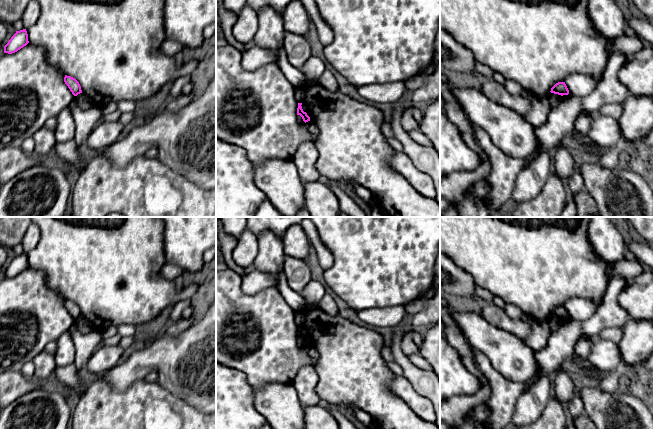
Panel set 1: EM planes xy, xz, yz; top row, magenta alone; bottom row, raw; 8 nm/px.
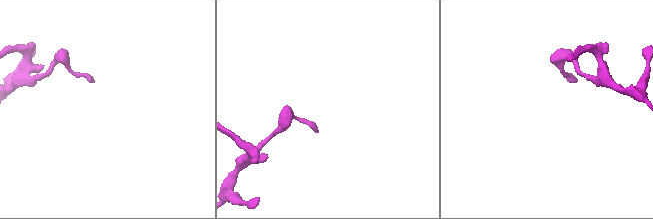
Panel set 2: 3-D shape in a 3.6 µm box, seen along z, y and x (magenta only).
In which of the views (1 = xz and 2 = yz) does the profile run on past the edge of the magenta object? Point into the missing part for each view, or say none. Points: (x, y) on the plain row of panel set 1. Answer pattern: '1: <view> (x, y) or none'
1: none
2: none

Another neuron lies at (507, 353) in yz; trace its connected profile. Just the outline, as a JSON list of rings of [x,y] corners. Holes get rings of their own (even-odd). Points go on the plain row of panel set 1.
[[[440,294],[440,305],[448,311],[461,328],[470,344],[482,352],[493,368],[508,380],[526,383],[539,374],[536,353],[524,344],[523,339],[489,324],[481,315],[456,311]]]

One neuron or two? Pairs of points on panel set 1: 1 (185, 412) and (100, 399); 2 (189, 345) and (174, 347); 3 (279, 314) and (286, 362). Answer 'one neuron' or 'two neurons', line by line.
1: one neuron
2: one neuron
3: one neuron

